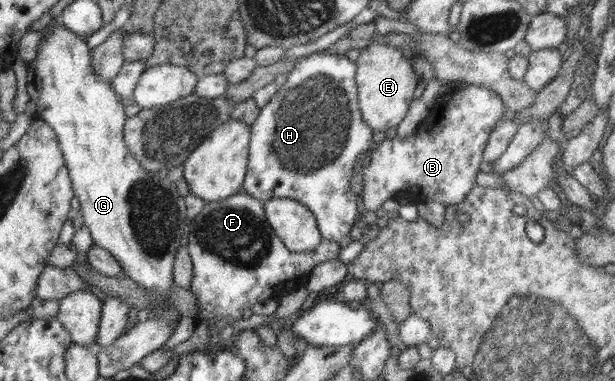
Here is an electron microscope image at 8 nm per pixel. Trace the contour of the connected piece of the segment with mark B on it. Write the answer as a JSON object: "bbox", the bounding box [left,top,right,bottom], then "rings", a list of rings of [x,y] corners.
{"bbox":[358,84,505,213],"rings":[[[463,84],[440,94],[415,134],[386,138],[370,150],[367,161],[358,169],[363,177],[363,206],[370,213],[375,212],[400,190],[419,192],[421,198],[445,206],[463,202],[476,185],[485,145],[505,111],[502,98],[487,87]]]}

